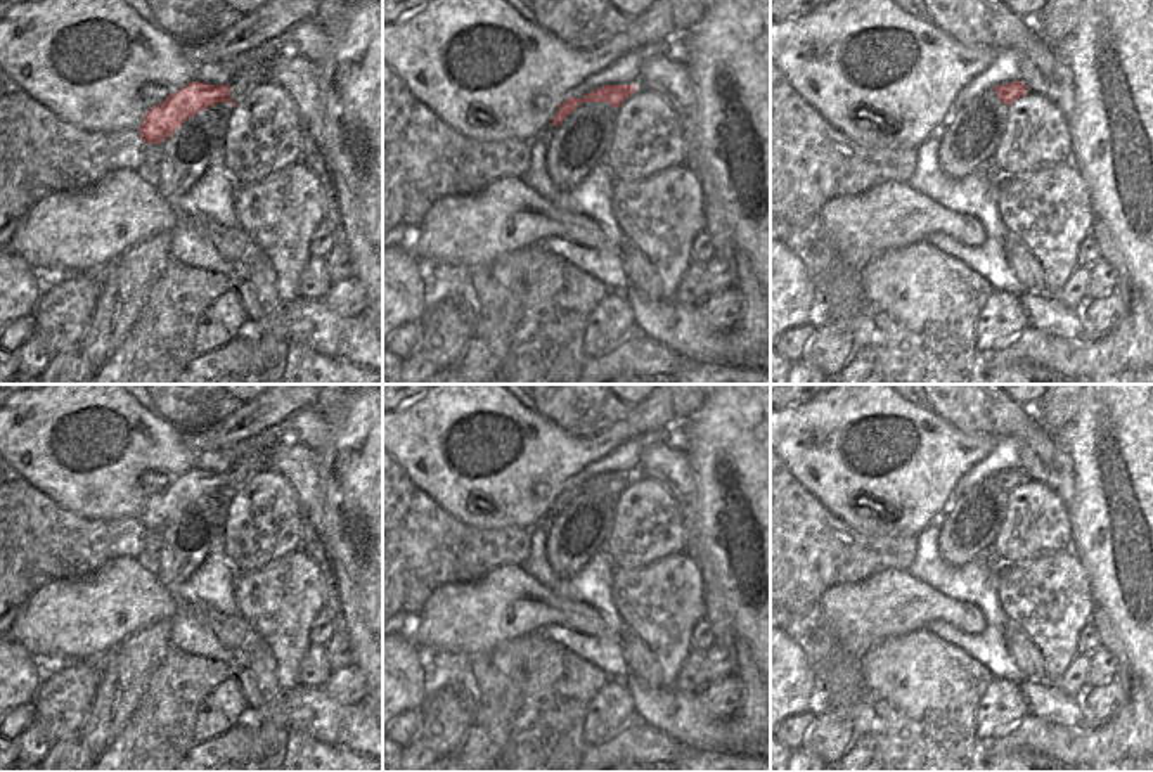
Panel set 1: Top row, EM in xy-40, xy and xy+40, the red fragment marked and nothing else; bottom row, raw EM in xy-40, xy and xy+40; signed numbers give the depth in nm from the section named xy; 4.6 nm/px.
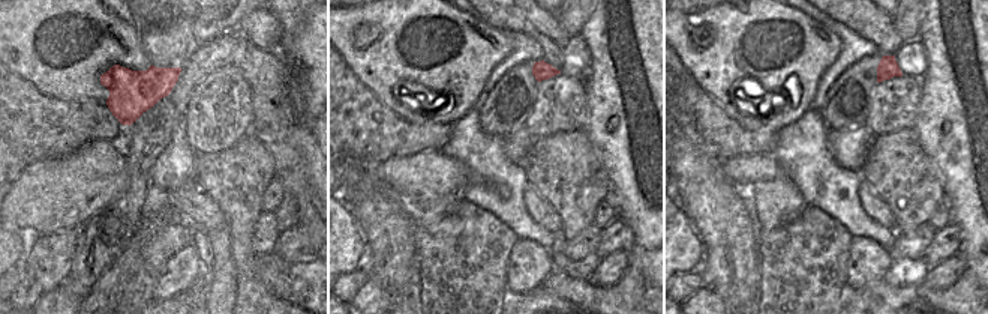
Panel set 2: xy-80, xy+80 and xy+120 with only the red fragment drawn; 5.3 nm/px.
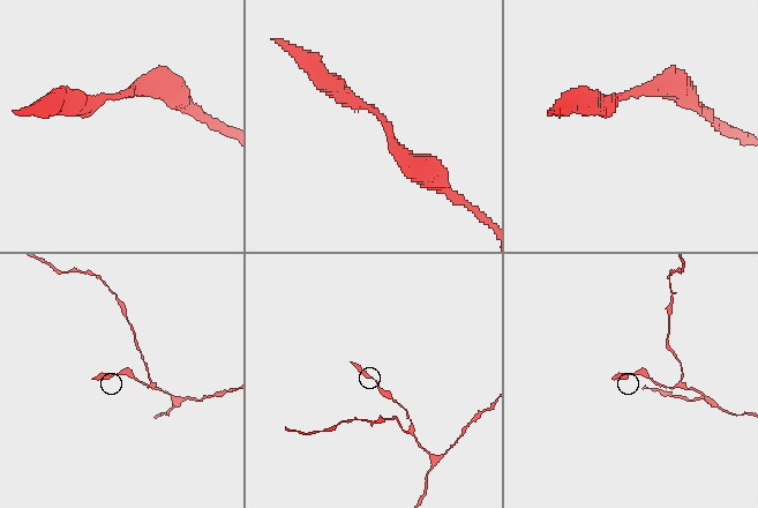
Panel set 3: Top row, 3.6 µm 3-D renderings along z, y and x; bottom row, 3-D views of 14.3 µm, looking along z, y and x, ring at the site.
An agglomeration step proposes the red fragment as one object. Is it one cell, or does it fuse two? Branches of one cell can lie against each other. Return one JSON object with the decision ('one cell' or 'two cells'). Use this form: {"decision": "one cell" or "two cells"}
{"decision": "one cell"}

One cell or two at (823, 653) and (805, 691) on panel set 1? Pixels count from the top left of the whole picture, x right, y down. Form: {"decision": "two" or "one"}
{"decision": "two"}

